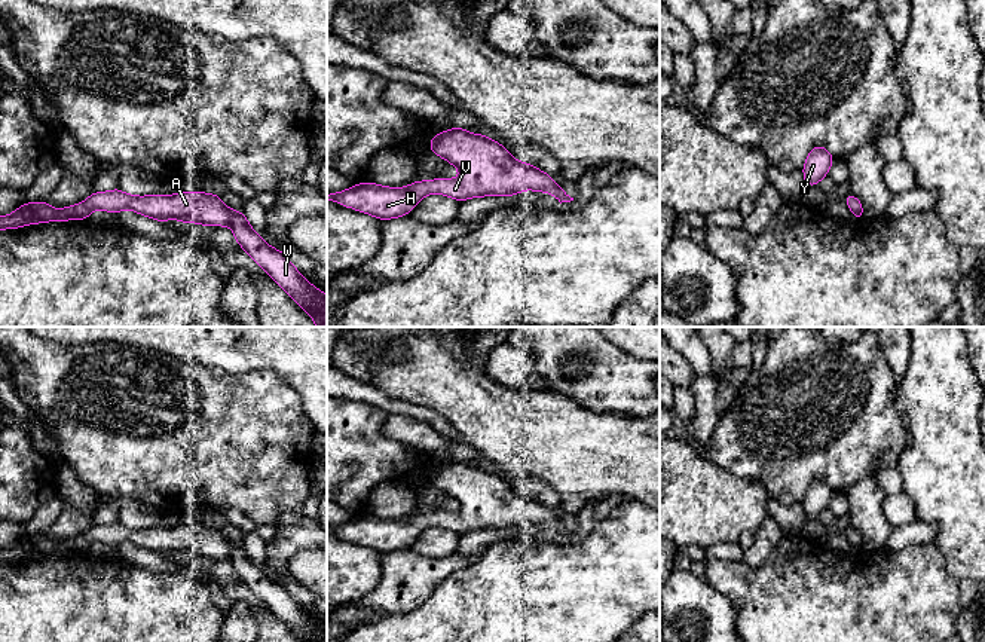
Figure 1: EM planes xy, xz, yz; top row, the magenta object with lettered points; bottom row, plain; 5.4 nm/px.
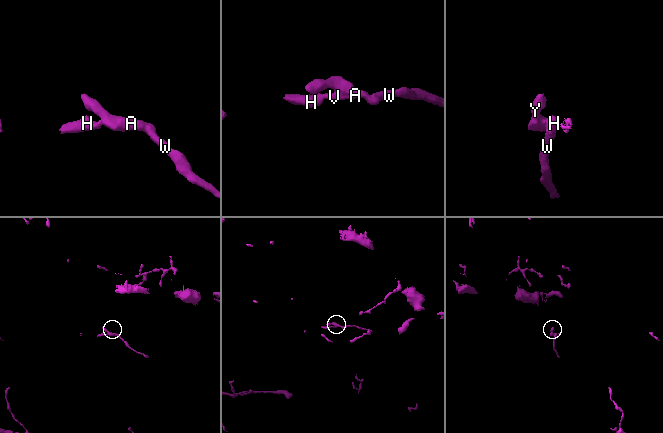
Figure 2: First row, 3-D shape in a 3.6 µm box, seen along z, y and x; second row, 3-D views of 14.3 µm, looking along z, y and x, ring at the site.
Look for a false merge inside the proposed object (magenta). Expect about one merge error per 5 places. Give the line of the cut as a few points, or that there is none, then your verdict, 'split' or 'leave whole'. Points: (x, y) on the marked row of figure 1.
no cut; leave whole

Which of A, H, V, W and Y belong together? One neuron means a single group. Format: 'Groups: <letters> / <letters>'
Groups: A H V W Y

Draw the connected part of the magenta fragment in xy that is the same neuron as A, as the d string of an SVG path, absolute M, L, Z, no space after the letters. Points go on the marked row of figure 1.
M117 187L91 193L85 202L61 210L49 207L45 201L24 202L12 214L0 217L0 230L46 221L88 220L92 210L117 214L125 208L162 223L175 218L212 227L230 226L242 250L312 317L316 327L327 327L327 294L308 282L282 251L267 245L242 211L230 210L211 192L135 196Z

